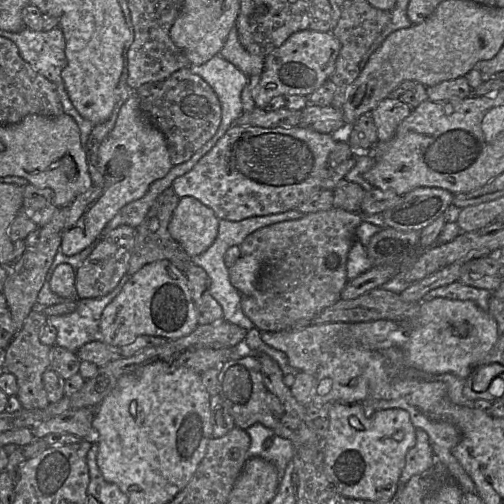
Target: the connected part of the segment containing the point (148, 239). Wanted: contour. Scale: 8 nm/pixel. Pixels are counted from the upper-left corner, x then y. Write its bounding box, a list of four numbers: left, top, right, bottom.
[127,186,191,275]

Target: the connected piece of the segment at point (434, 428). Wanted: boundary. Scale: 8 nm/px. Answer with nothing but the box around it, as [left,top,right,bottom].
[362,399,476,493]

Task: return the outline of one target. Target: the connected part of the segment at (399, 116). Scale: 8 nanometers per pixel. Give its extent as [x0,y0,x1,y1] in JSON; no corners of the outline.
[370,97,412,142]

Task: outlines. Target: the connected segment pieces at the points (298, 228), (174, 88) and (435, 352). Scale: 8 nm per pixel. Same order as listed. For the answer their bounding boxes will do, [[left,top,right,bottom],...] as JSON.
[[239,207,363,332],[136,68,221,165],[401,297,498,379]]

